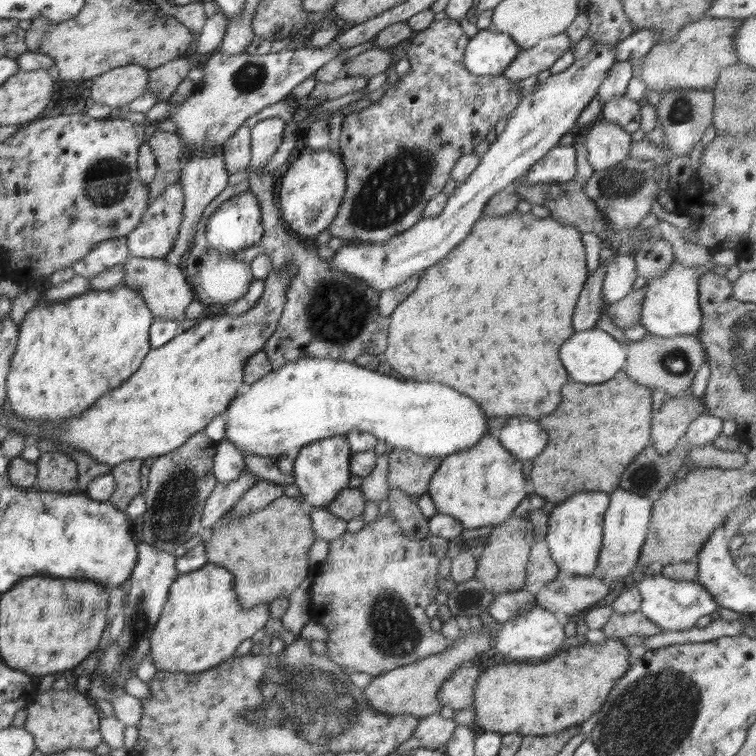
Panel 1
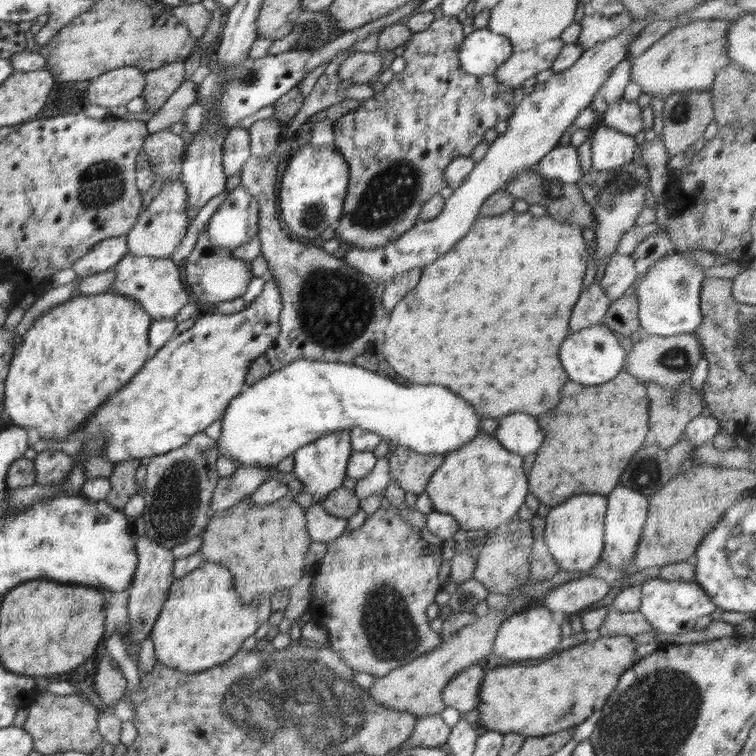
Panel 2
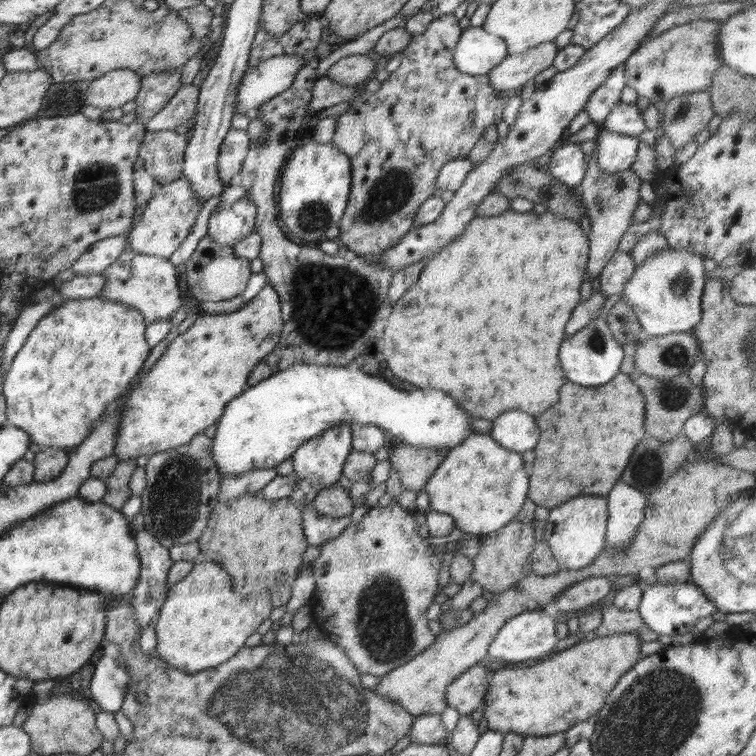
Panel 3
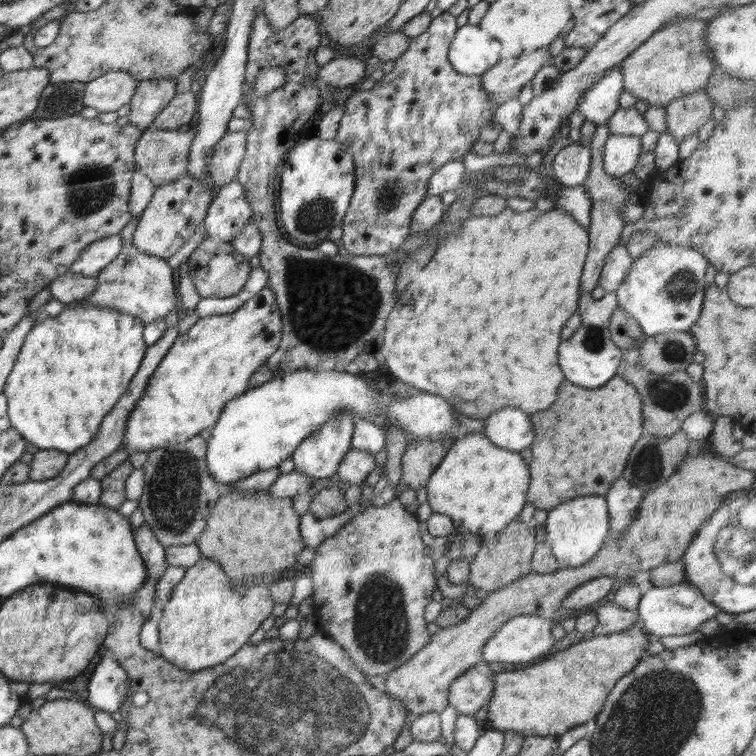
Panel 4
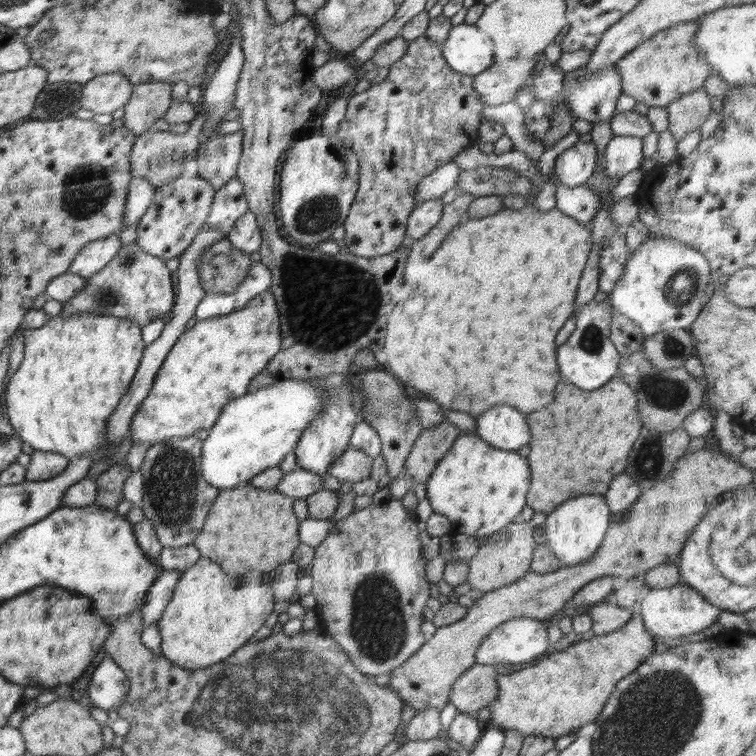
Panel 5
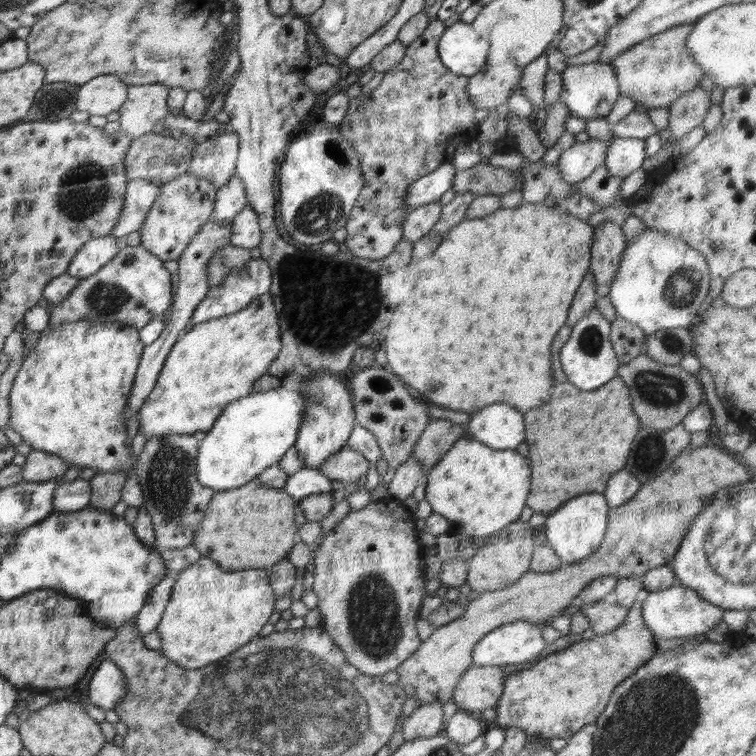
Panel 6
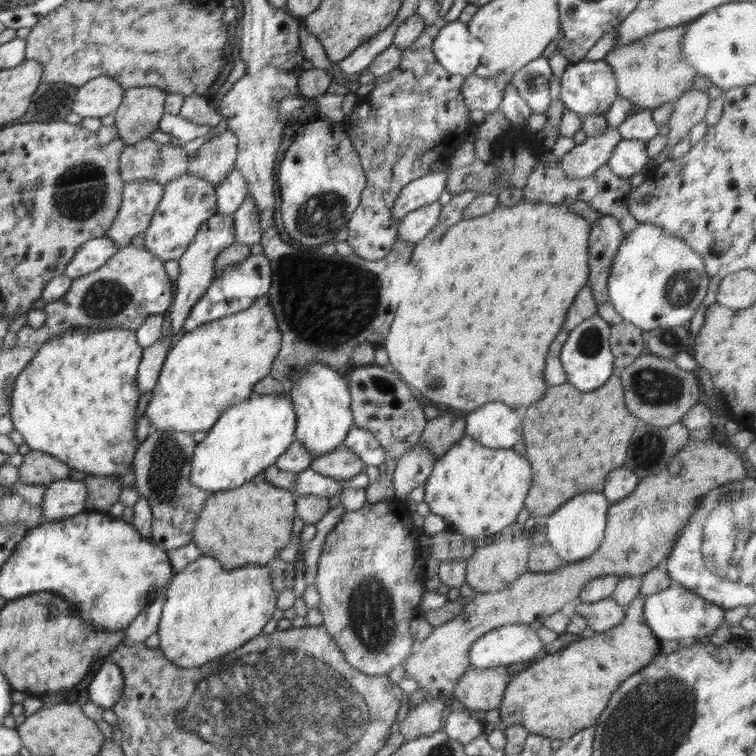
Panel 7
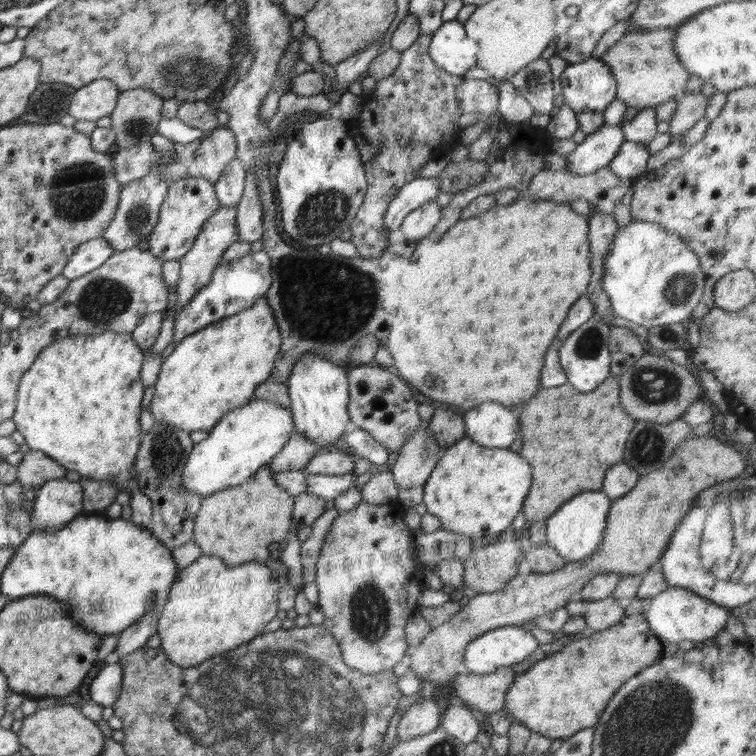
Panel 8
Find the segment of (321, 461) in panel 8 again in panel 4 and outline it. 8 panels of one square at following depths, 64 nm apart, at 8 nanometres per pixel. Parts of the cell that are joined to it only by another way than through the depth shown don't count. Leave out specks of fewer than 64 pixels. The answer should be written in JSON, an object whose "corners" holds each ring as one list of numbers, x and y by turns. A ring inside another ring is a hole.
{"corners":[[350,449,339,462,336,470,336,480,349,484,362,484,366,482,369,474,376,471,374,455,368,451]]}

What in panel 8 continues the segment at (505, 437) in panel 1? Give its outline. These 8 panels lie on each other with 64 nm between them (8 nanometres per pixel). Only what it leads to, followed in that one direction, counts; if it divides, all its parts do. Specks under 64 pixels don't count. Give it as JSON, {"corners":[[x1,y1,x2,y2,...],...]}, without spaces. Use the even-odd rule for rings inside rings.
{"corners":[[484,402,478,408,465,412,463,419,466,436,484,447,508,448,521,434,518,416,498,402]]}

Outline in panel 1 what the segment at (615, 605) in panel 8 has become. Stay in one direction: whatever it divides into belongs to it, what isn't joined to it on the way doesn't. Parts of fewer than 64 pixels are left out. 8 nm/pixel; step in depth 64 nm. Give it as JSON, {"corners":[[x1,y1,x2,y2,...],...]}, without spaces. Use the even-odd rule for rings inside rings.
{"corners":[[639,610,633,613,620,614,613,612,609,621,601,628,608,639,626,636,649,637,662,632,654,621,646,618]]}

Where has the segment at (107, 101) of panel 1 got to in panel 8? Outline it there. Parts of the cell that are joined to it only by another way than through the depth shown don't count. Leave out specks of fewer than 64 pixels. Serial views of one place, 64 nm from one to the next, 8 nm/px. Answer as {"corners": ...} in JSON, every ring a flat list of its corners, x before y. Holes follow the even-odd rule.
{"corners":[[98,78,75,89,69,106,69,115,75,120,99,121,110,116,116,106,120,90,107,78]]}

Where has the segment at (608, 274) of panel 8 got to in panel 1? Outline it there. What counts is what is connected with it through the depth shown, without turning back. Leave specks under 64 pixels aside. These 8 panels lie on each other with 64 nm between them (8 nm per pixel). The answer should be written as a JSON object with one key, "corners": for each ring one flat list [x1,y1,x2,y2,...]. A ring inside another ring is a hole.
{"corners":[[674,263,668,268,668,272,660,274,654,280,646,281,639,320,646,331,664,338,685,334,696,335,703,321,698,279,706,276,707,272,704,265,688,267]]}

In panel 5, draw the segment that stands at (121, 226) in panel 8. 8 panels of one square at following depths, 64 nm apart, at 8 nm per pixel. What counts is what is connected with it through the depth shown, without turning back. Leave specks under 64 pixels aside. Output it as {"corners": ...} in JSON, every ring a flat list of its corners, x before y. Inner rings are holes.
{"corners":[[131,177,126,198,126,208,124,210,124,226,120,231,124,231,126,227,133,224,138,225,138,222,140,222,148,211,150,203,152,203,155,189,144,178]]}

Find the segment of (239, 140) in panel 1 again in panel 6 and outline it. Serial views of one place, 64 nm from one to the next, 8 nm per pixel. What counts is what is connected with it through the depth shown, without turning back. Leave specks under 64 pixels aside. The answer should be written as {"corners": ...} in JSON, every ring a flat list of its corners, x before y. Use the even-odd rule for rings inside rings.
{"corners":[[238,133,216,134,194,148,189,166,198,178,208,180,219,189,235,175,238,151]]}

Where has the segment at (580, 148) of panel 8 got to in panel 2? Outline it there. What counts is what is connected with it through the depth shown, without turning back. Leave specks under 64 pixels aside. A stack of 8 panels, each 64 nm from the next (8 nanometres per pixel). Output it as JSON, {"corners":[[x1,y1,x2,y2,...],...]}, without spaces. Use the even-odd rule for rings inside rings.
{"corners":[[559,145,533,167,535,173,548,180,577,183,583,176,579,150,573,145]]}

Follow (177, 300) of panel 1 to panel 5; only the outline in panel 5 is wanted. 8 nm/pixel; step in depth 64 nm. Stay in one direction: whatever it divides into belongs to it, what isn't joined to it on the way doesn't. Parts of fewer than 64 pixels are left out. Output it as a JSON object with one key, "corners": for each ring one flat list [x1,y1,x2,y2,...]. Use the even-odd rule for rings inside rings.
{"corners":[[132,244,120,249,103,270,88,279,88,283,81,291,62,303,59,314,70,316,81,312,98,316,117,316,129,318,143,327,150,321,162,319,174,303,175,291,172,287,172,276,165,261]]}

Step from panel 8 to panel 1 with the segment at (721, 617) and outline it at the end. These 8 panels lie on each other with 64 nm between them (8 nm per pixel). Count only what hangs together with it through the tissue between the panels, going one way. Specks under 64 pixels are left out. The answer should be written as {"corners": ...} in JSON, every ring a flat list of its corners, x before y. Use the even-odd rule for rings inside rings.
{"corners":[[650,571,639,583,631,584,636,586,641,596,639,611,664,631,690,630,695,627,699,618,706,617,720,608,707,589,696,581,676,581]]}

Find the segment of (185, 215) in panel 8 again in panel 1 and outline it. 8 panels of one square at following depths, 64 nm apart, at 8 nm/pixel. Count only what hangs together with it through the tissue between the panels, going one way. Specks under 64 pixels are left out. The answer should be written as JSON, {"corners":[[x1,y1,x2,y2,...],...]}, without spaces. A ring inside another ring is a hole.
{"corners":[[180,182,168,185,154,202,150,203,144,212,138,226,126,236,129,258,162,258,166,256,176,243,178,229,182,222,184,211,184,193]]}

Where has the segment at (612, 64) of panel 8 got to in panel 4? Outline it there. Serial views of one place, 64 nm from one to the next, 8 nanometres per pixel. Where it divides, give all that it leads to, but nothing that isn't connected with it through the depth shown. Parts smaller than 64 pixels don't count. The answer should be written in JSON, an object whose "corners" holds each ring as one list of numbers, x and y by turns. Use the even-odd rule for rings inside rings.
{"corners":[[684,19,670,22,654,33,619,64,625,90,651,106,665,107,678,97,704,89,716,68,703,40,707,26,704,20]]}

